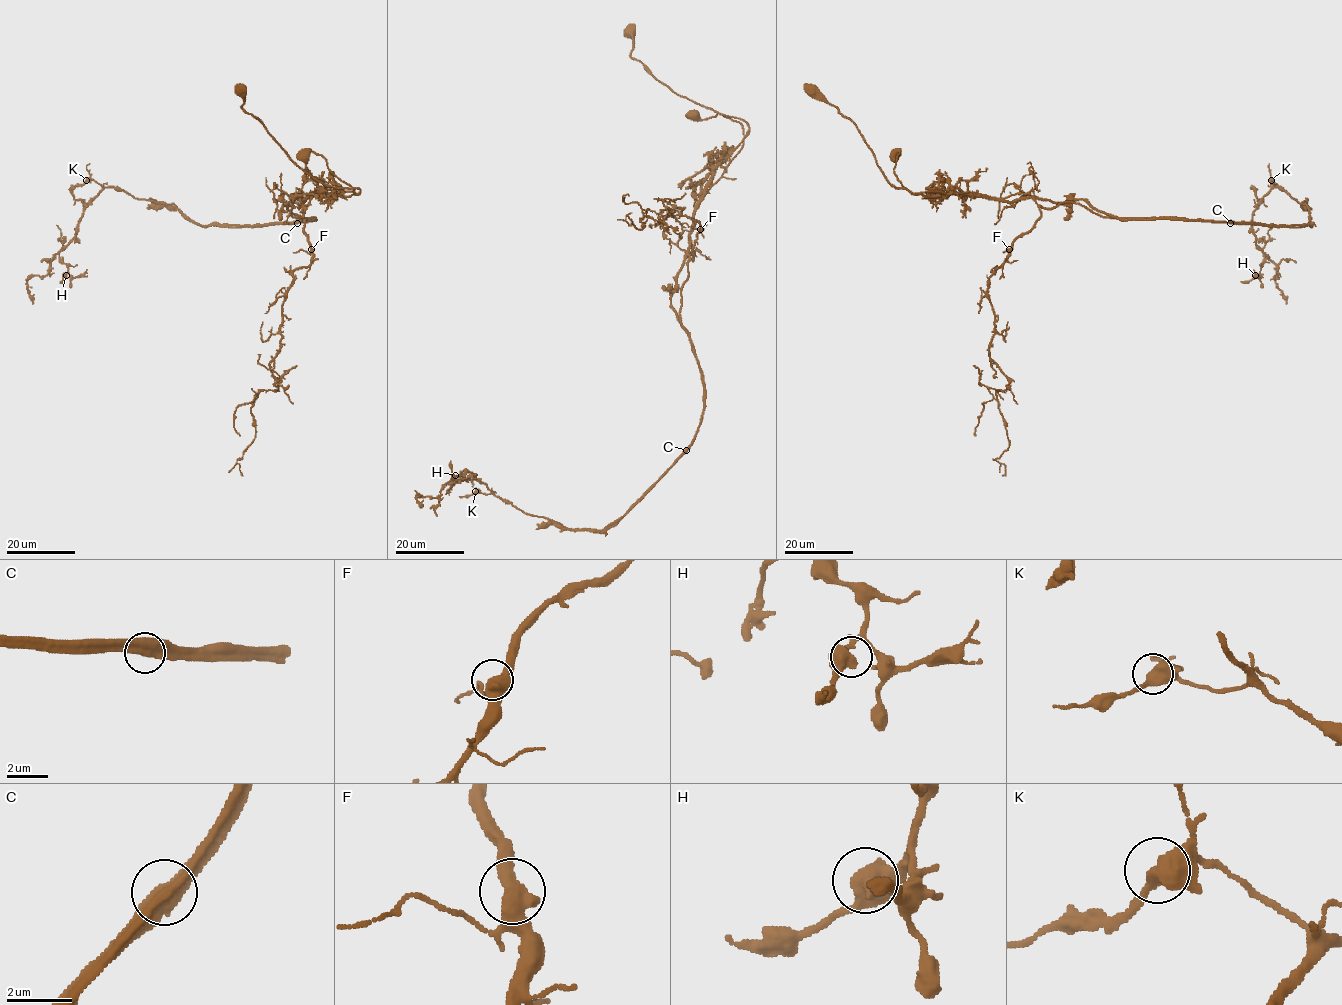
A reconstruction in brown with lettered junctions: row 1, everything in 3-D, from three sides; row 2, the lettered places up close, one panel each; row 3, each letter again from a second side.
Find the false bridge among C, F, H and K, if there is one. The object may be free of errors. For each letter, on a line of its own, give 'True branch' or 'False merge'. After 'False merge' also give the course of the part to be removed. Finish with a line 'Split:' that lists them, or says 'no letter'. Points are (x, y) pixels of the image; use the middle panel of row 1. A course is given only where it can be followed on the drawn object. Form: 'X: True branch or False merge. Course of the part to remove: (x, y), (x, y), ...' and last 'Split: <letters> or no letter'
C: False merge. Course of the part to remove: (685, 449), (705, 401), (679, 313), (701, 225), (679, 207), (658, 215), (667, 229), (632, 222)
F: True branch
H: True branch
K: True branch
Split: C

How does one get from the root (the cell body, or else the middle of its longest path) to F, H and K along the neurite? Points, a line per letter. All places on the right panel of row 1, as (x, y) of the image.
F: (811, 89), (856, 125), (896, 188), (916, 193), (974, 192), (1002, 201), (1032, 198), (1040, 217), (1009, 249)
H: (811, 89), (911, 193), (1310, 225), (1280, 187), (1253, 212), (1255, 275)
K: (811, 89), (856, 125), (893, 187), (916, 193), (1075, 202), (1110, 217), (1310, 225), (1310, 211), (1271, 180)

